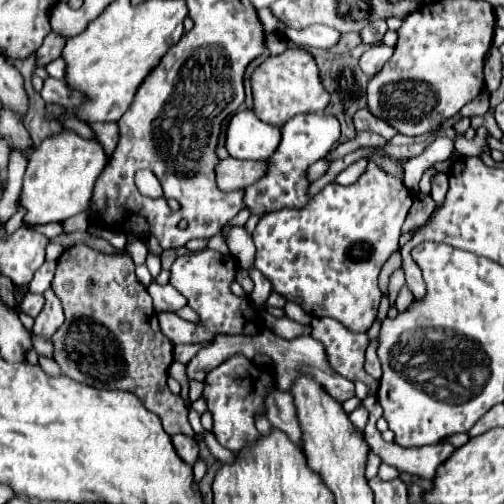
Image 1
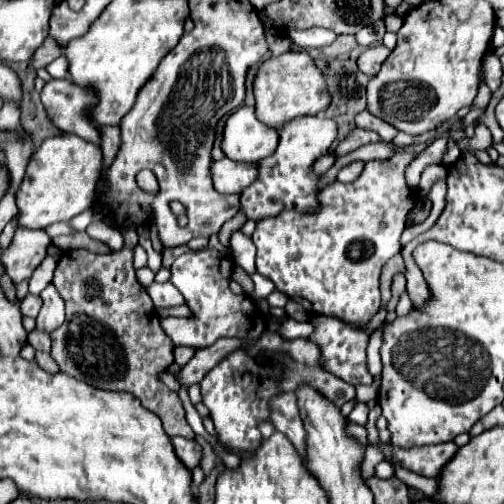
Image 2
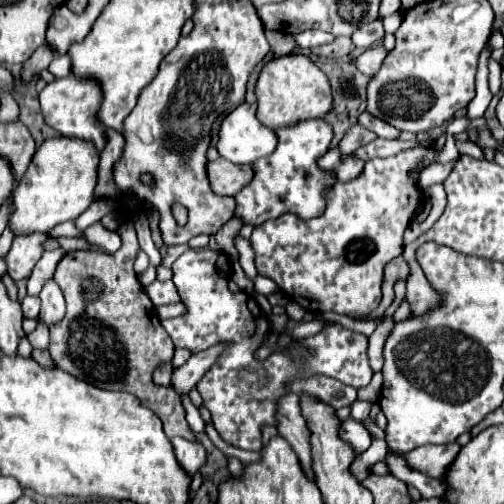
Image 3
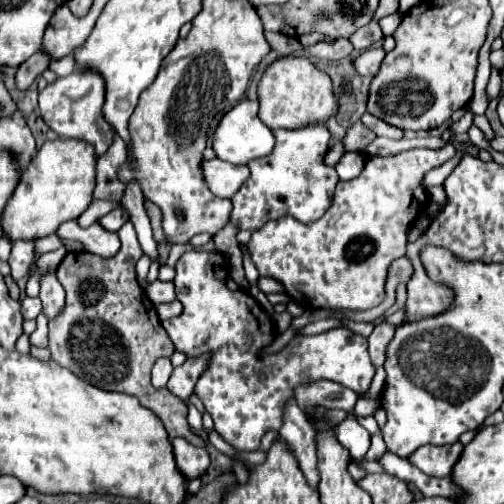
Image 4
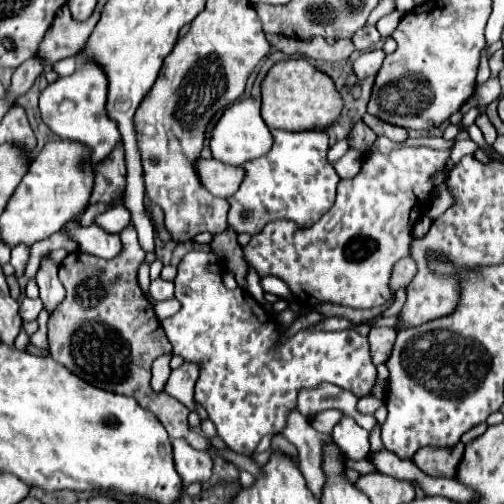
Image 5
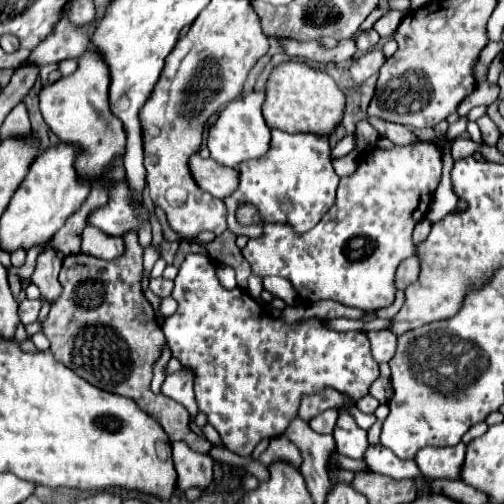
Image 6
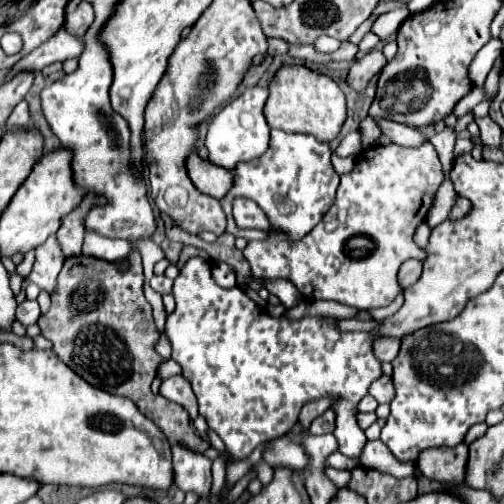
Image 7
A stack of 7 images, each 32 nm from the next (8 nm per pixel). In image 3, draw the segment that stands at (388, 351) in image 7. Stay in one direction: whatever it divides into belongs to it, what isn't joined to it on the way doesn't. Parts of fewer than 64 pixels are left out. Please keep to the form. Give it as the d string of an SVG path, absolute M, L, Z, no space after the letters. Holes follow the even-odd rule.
M386 316L382 320L382 324L372 332L370 336L370 344L368 344L368 358L370 358L370 368L372 372L380 372L382 370L382 346L384 346L384 340L388 336L388 332L392 330L392 324L394 320L392 316Z

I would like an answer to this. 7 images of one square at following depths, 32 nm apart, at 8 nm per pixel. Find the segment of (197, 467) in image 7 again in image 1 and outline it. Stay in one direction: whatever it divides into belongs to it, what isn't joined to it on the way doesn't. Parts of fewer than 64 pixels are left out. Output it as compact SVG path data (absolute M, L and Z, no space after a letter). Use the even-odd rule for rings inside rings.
M174 434L174 436L172 436L172 444L174 444L178 456L180 456L184 462L188 462L190 466L196 462L198 452L200 452L200 446L196 444L194 438L188 438L188 436L184 436L184 434Z

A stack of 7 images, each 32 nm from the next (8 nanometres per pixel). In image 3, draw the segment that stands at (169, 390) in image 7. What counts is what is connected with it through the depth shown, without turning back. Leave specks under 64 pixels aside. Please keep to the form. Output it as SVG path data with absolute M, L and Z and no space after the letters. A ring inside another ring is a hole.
M216 344L204 352L194 354L184 366L176 368L172 374L172 386L178 394L188 394L190 388L198 384L198 380L214 366L216 358L228 348L228 344Z

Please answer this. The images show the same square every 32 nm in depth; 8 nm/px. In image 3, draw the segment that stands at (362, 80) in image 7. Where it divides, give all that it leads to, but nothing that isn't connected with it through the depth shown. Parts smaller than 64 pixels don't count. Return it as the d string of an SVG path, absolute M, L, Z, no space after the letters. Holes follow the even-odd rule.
M372 46L372 48L364 50L364 52L356 58L356 66L358 66L358 70L360 70L362 74L374 76L374 74L380 70L380 66L382 66L382 62L384 62L386 56L388 56L388 50L386 50L384 46Z

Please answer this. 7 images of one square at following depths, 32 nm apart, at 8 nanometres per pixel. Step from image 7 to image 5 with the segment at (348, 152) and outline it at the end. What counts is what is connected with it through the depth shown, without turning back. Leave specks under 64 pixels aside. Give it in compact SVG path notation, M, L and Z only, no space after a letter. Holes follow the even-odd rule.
M346 140L336 142L336 144L328 150L328 162L330 162L330 164L334 164L334 162L336 162L338 158L342 158L346 152L348 152L348 142L346 142Z

